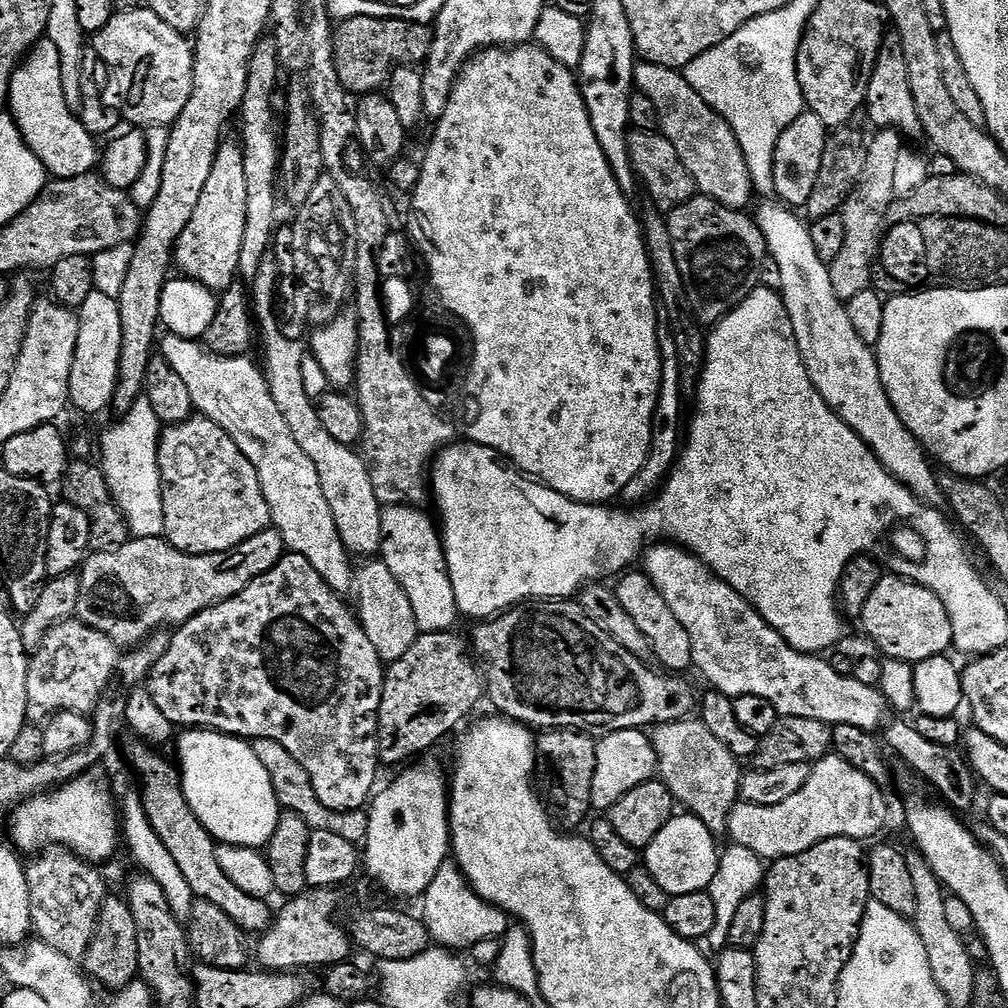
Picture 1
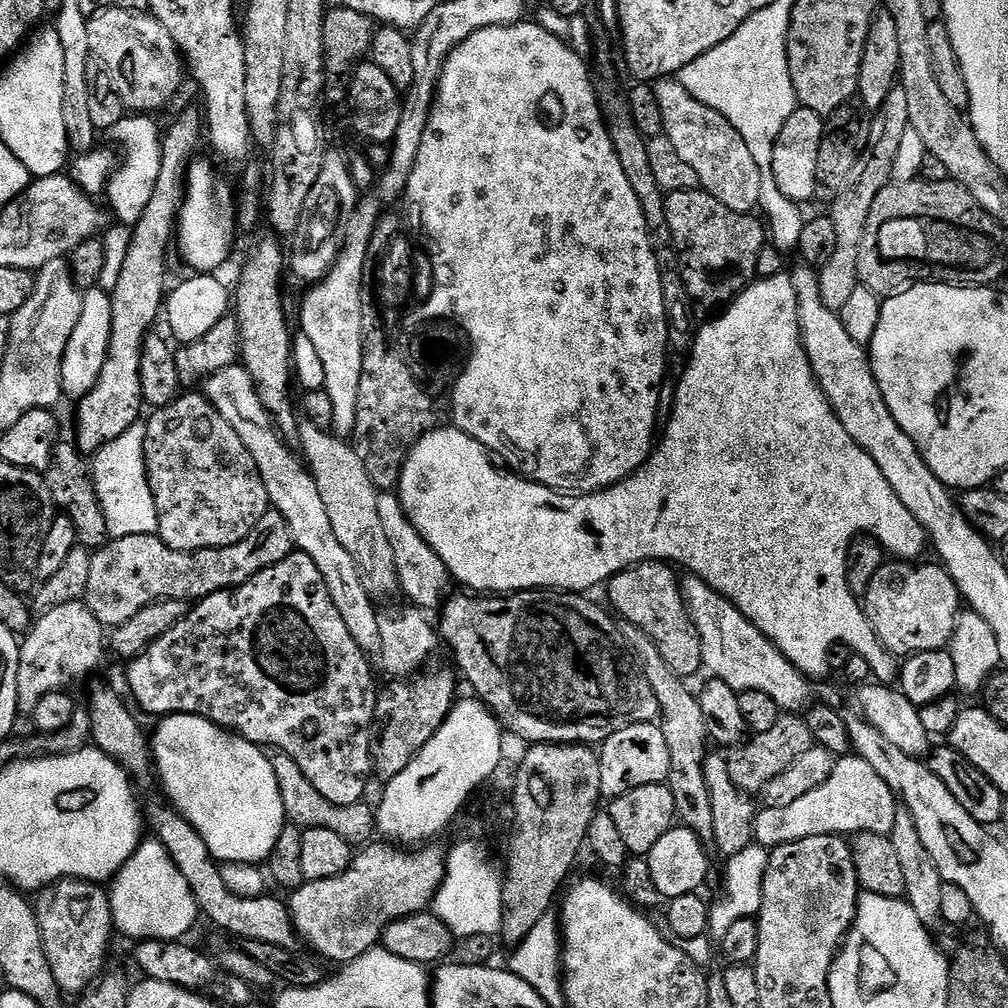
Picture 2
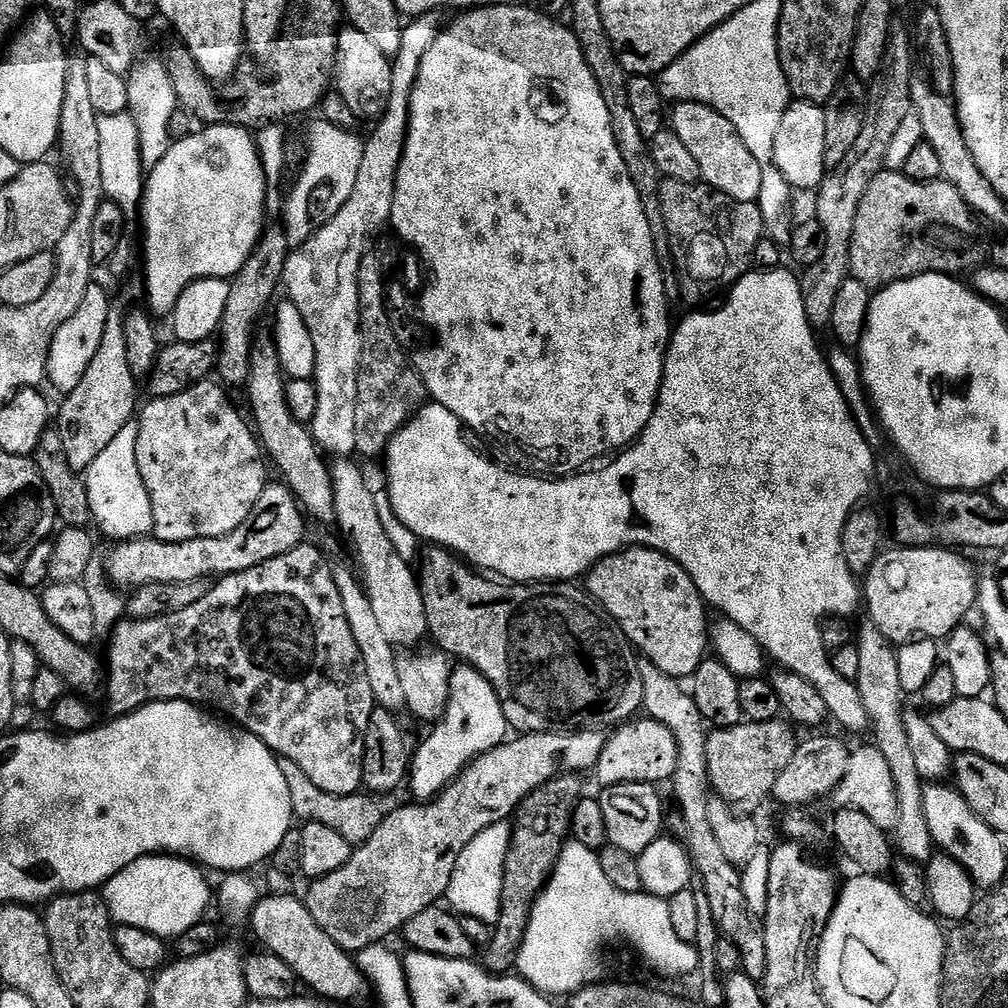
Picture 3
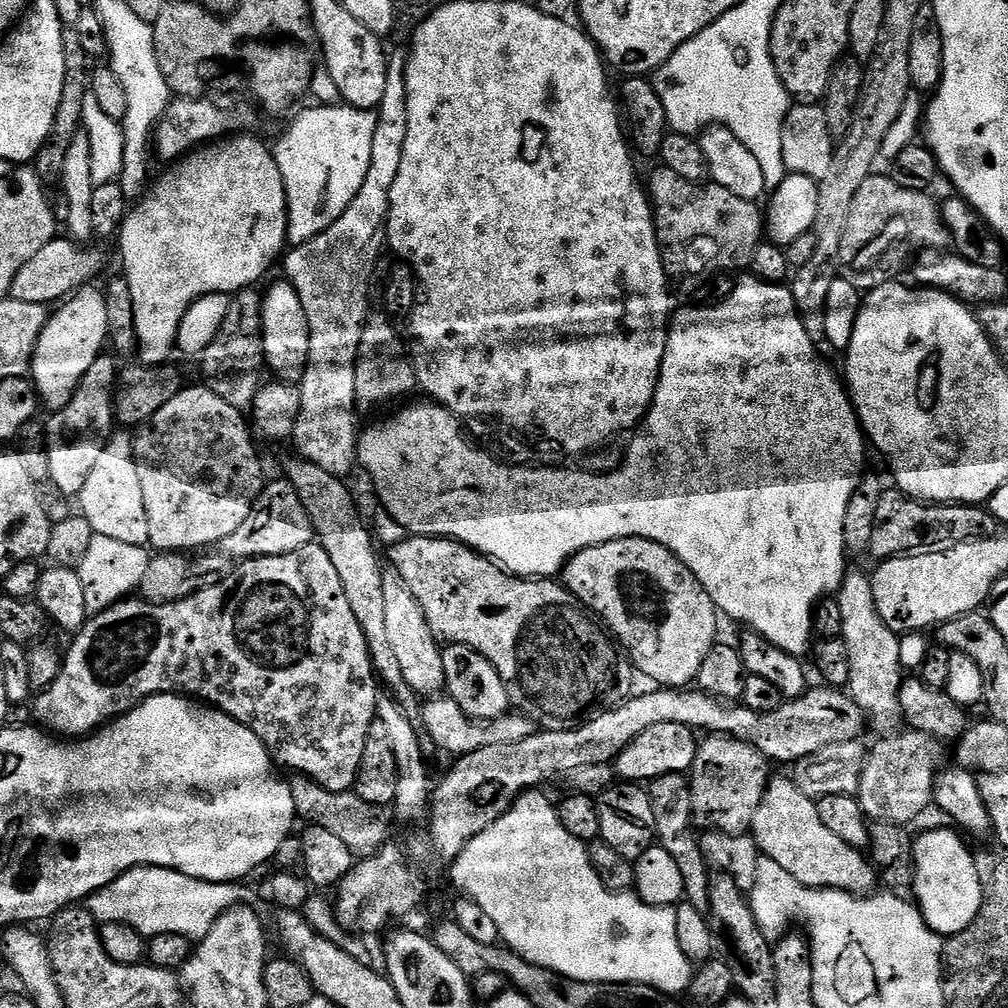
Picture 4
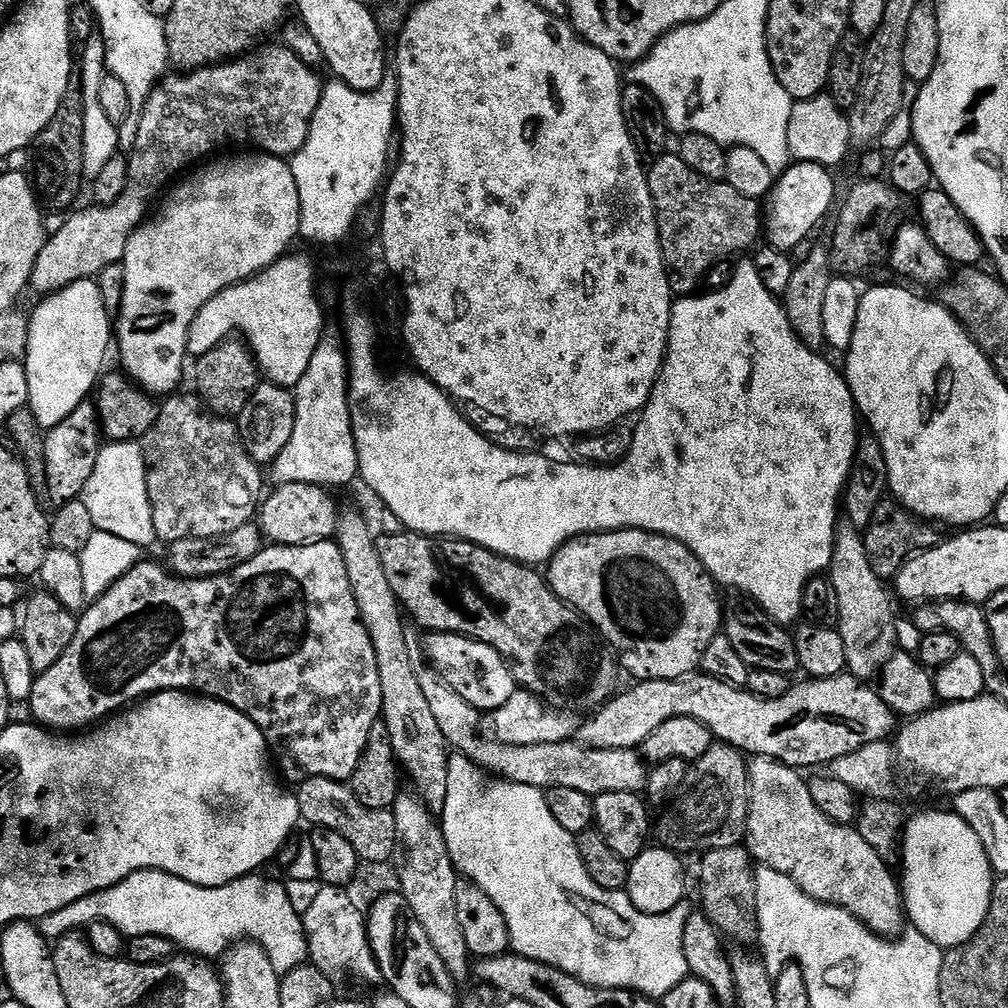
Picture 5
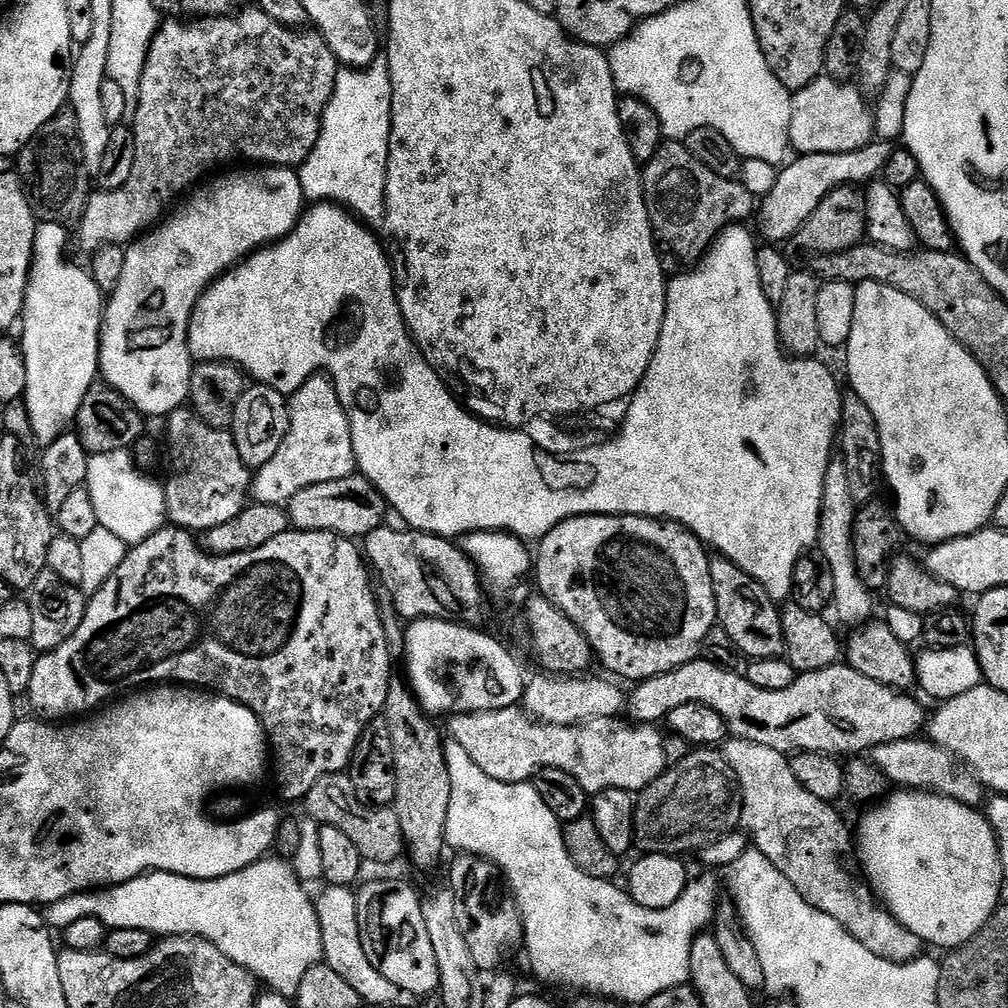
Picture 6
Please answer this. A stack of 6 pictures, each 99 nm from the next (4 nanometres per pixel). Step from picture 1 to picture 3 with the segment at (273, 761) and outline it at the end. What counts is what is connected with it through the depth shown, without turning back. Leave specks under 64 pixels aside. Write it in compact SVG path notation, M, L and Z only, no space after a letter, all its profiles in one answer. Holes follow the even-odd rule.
M280 760L280 769L282 778L286 778L286 790L290 790L292 814L297 821L330 826L330 830L342 834L342 838L346 838L346 842L350 842L353 846L364 844L370 838L370 834L378 830L382 811L380 812L379 806L375 804L377 801L371 795L335 796L326 794L326 790L318 790L318 786L314 786L314 782L310 782L310 778L306 778L302 770L298 770L296 763Z

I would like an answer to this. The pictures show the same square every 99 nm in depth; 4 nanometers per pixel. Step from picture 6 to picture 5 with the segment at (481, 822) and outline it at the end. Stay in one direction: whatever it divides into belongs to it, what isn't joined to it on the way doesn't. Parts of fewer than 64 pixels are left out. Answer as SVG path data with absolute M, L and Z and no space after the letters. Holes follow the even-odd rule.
M452 754L448 761L450 779L442 813L446 850L450 850L457 873L479 886L502 910L512 939L511 951L546 962L590 986L628 988L653 998L663 998L690 975L686 954L682 954L682 932L690 915L687 903L674 906L674 910L661 916L651 916L630 902L627 891L602 890L586 874L577 837L562 830L554 814L550 814L548 797L541 789L489 778L466 756Z

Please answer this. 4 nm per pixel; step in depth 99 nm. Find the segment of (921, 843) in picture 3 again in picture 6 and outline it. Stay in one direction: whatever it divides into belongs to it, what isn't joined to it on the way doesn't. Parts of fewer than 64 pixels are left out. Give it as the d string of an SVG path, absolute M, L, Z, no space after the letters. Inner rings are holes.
M833 458L826 472L826 486L822 488L822 514L820 515L820 538L818 550L830 562L830 578L834 578L832 604L836 608L835 619L844 624L859 626L867 624L877 615L873 589L867 588L858 574L854 554L854 522L858 505L850 494L850 478L843 459Z

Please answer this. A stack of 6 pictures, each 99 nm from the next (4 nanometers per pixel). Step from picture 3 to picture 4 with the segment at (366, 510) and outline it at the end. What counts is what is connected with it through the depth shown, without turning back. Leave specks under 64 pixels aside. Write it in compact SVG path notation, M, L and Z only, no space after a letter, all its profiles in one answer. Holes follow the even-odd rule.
M385 571L382 578L382 591L386 609L386 627L388 639L402 669L402 678L415 690L417 697L432 698L445 691L444 648L441 641L430 630L430 622L426 622L426 614L422 614L422 606L418 606L418 598L410 594L410 590L402 582L397 572Z

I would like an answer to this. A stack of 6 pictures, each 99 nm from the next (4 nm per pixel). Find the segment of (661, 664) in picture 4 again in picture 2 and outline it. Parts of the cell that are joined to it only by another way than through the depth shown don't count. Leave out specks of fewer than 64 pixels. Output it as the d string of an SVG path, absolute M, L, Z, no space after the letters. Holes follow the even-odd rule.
M644 560L641 564L634 564L625 572L613 576L606 585L608 600L616 607L615 615L621 621L628 621L642 629L659 646L672 645L663 649L666 662L673 671L684 678L689 678L696 671L701 671L704 659L702 646L688 616L688 608L684 605L684 593L681 581L676 580L673 569L667 563L659 560Z

